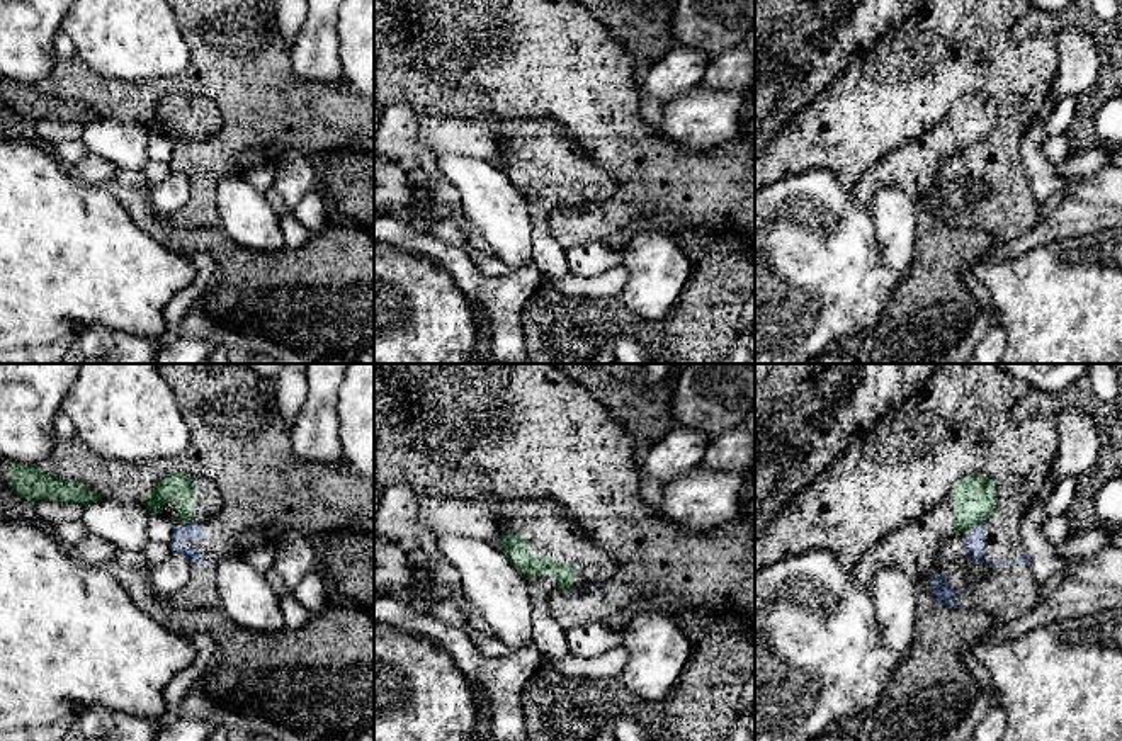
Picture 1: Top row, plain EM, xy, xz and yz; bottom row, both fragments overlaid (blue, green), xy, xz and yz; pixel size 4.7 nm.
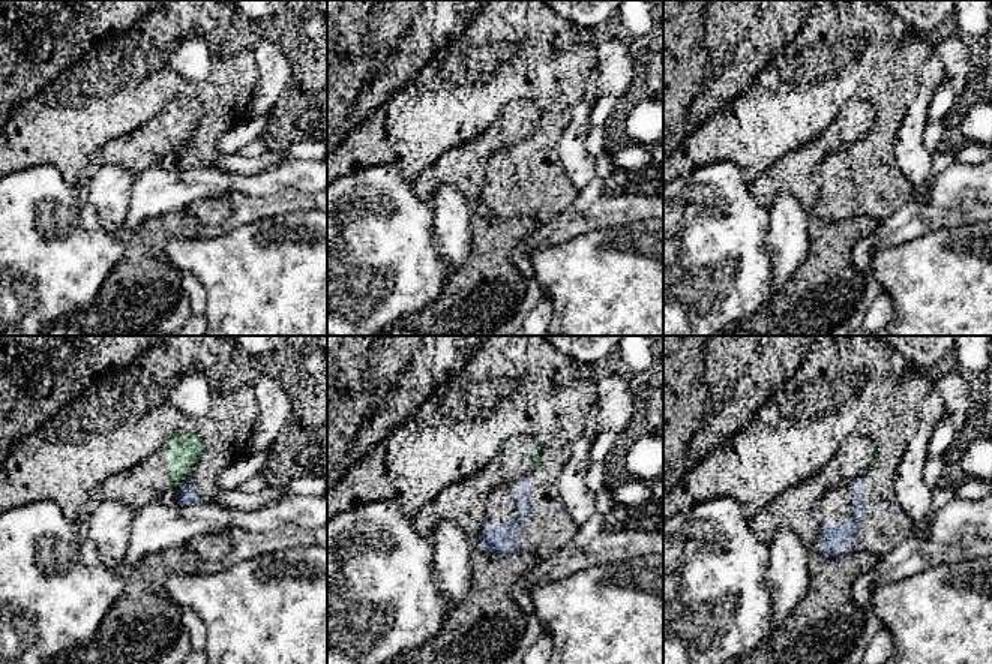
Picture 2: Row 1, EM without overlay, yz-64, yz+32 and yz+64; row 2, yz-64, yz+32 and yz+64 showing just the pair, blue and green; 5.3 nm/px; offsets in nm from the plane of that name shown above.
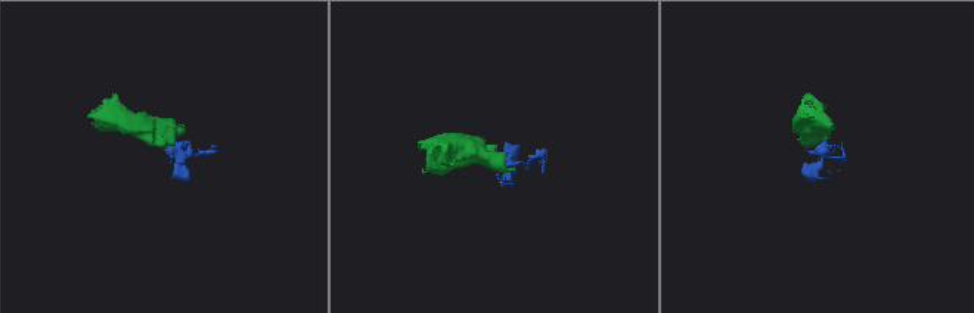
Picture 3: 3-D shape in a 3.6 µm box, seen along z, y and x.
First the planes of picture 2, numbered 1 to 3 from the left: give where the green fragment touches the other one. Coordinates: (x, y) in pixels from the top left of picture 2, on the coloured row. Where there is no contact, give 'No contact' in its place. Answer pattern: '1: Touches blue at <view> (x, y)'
1: No contact
2: No contact
3: No contact

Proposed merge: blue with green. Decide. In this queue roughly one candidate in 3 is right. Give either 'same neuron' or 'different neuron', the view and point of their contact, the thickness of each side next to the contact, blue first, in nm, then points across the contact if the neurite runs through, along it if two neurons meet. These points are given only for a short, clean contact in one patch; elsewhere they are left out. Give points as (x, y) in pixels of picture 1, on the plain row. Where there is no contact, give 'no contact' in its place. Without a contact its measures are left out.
different neuron | yz (978, 143) | 100/200 nm | along yz (985, 138), (973, 147)

